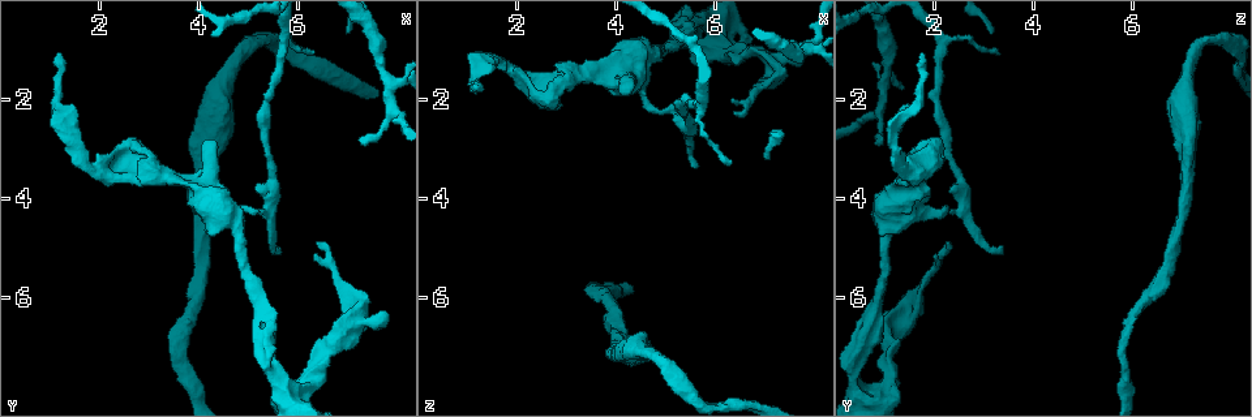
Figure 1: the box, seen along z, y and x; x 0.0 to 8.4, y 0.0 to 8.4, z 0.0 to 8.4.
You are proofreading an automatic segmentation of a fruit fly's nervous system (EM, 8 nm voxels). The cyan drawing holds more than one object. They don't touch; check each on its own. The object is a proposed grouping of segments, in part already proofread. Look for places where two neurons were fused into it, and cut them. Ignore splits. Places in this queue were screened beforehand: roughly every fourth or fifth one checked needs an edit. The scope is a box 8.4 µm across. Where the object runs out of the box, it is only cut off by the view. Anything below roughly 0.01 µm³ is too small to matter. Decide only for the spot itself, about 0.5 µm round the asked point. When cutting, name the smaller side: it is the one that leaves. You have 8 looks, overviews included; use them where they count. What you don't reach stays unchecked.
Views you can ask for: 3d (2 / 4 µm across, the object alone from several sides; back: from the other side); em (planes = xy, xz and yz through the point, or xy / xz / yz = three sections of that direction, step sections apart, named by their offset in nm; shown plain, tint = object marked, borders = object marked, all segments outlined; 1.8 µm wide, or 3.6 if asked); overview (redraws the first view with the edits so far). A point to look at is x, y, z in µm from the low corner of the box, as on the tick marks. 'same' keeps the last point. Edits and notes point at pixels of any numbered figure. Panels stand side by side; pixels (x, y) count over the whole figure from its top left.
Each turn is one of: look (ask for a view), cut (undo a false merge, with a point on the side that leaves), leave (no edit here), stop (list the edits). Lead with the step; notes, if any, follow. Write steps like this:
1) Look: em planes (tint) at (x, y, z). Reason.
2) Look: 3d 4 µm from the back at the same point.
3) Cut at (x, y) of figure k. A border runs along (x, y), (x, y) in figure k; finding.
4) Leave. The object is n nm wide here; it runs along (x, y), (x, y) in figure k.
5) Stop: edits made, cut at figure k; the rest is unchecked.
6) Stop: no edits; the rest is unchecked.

Look: em planes (tint) at (7.90, 1.60, 1.05). Sharp bend.

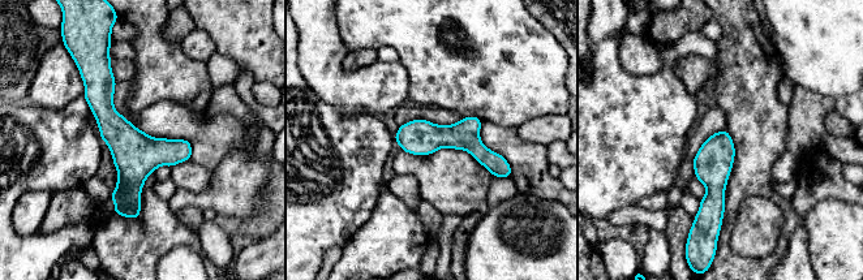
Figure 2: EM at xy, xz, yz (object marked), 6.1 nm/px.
Leave. It runs along (99, 77), (133, 215) in figure 2; all the same neuron.

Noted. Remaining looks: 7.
Look: 3d 4 µm at (3.20, 3.55, 1.55). Sharp bend.

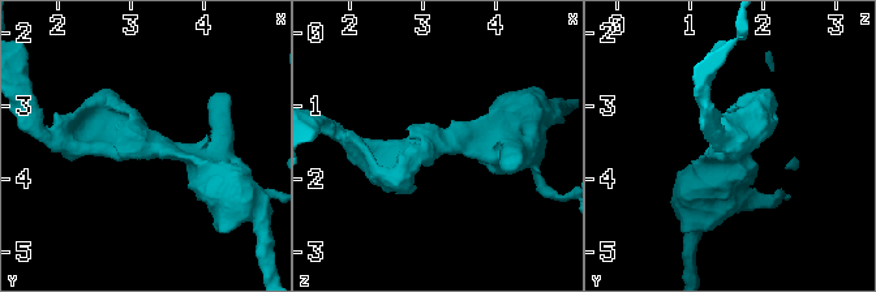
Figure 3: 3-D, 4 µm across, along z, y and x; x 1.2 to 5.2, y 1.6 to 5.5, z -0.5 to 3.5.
Look: em planes (tint) at (3.20, 3.55, 1.50). 3 arms meet here; the arms are 200, 220, 240 nm wide.

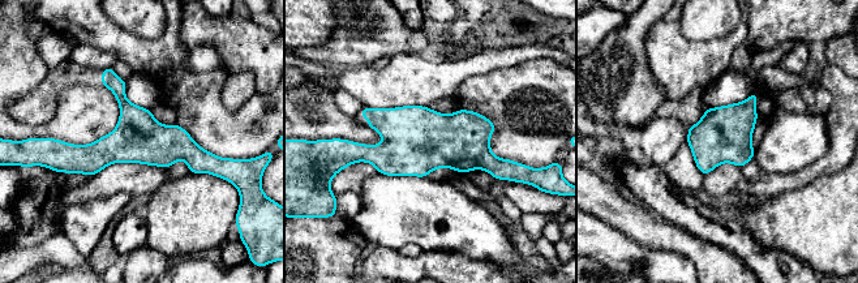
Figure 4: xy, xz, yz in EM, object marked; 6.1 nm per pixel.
Leave. It runs along (60, 150), (187, 149), (214, 163) in figure 4; all the same neuron.

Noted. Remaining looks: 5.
Look: em planes (tint) at (5.90, 7.95, 1.05). Sharp bend.

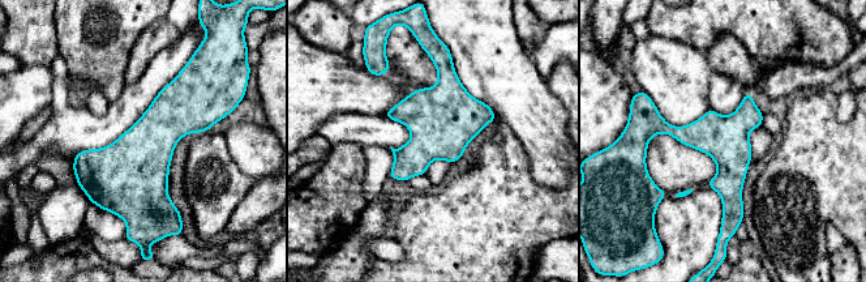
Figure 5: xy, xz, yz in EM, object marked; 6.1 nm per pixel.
Leave. It runs along (647, 131), (701, 135), (740, 214) in figure 5; continuous, no second neuron.

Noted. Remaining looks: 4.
Stop: no edits; the rest is unchecked.

